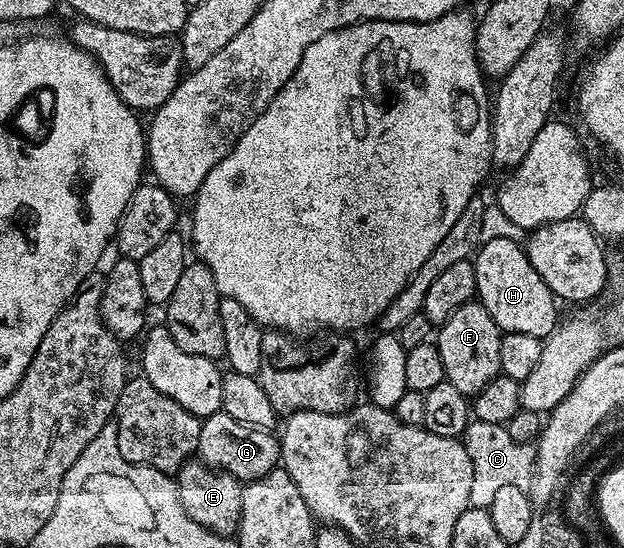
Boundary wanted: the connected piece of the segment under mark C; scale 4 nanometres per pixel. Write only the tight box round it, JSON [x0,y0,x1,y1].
[461,419,535,508]

